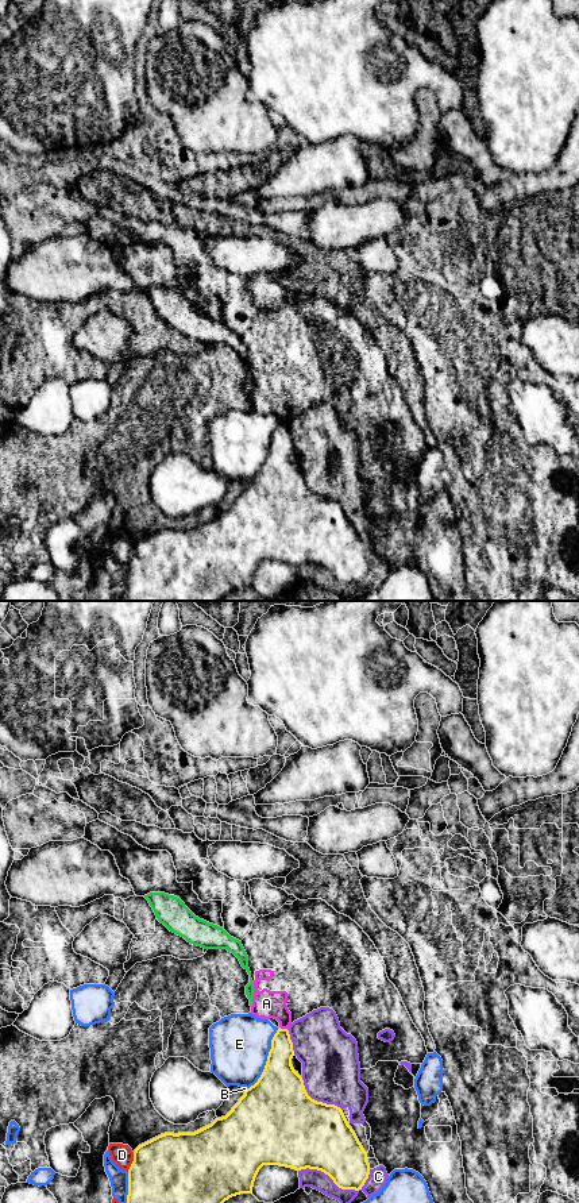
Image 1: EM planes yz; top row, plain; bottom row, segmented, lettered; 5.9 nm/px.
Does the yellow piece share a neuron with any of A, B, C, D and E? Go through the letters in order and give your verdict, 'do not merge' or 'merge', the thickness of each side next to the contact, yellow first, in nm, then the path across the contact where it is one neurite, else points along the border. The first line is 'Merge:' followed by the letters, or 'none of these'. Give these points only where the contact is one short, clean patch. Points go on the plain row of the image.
Merge: none of these
A: do not merge | 170/170 nm | along yz (280, 421), (288, 425)
B: do not merge | 480/20 nm
C: do not merge | 340/110 nm
D: do not merge | 500/130 nm
E: do not merge | 360/360 nm

